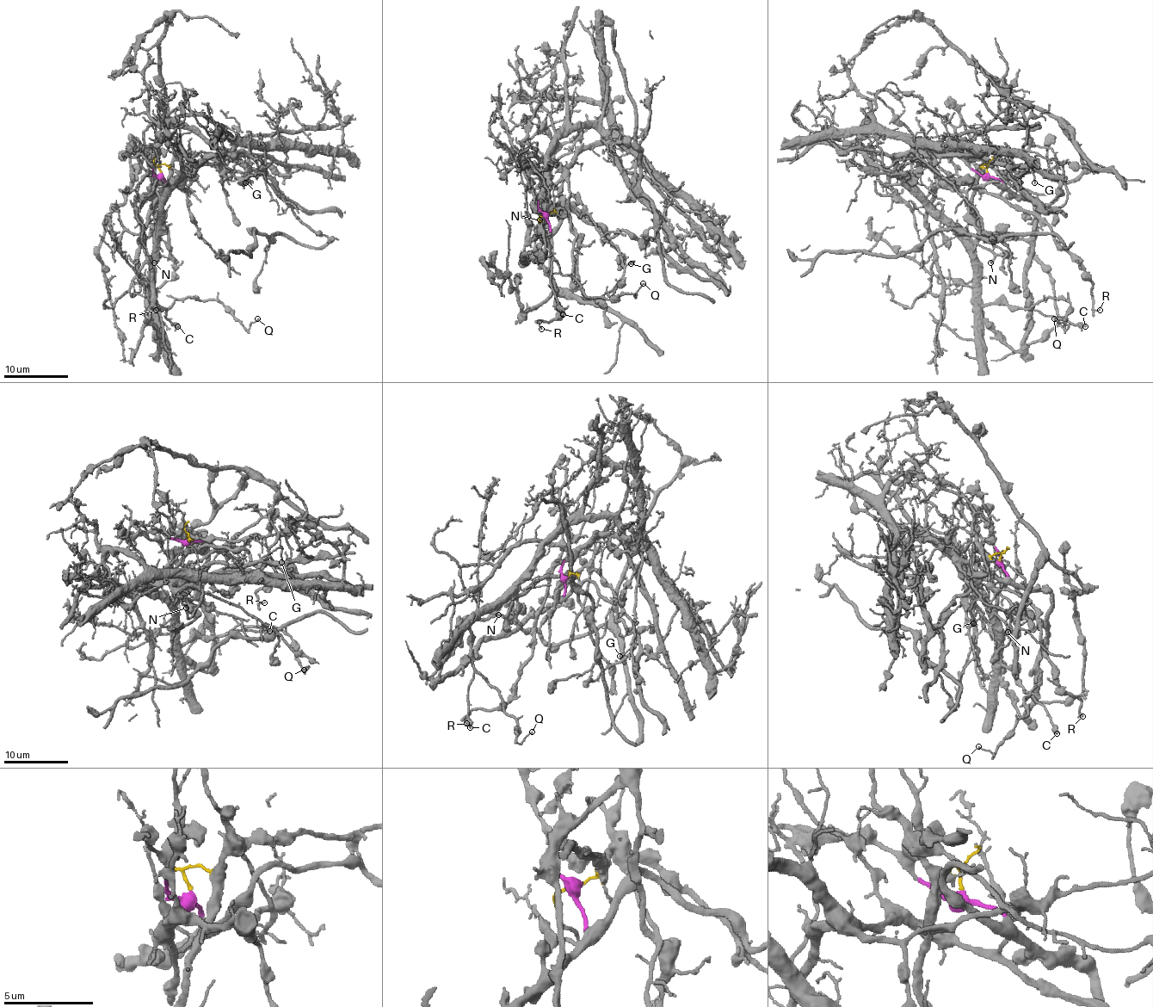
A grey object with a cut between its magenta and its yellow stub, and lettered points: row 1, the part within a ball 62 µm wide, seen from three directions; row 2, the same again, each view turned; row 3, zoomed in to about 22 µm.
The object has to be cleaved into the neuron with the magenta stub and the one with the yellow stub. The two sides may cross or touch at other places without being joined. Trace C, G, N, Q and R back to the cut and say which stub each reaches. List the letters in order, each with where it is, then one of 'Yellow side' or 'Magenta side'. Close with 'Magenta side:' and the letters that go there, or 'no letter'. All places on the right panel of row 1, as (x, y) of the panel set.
C: Place: (1085, 326). Yellow side
G: Place: (1034, 182). Yellow side
N: Place: (990, 262). Yellow side
Q: Place: (1054, 318). Yellow side
R: Place: (1100, 310). Magenta side
Magenta side: R

